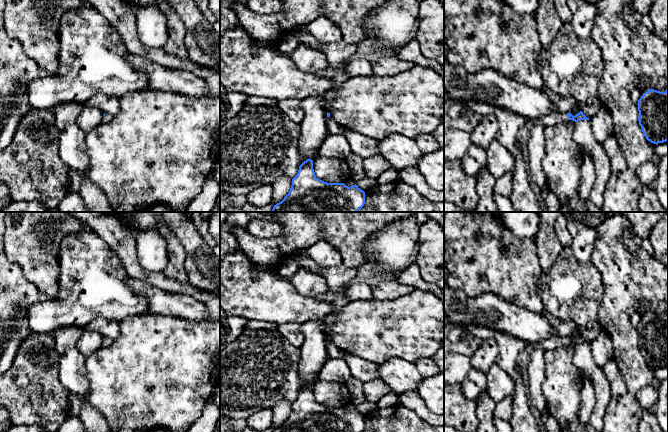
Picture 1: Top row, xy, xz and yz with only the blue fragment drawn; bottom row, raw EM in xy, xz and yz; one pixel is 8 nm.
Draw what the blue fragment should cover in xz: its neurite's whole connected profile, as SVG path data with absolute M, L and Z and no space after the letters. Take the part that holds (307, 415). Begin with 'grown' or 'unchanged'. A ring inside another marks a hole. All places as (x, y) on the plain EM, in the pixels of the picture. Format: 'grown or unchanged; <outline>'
unchanged; M307 383L292 403L289 417L273 432L362 432L365 428L365 416L356 408L351 411L344 407L327 407L318 403L313 393L313 385Z

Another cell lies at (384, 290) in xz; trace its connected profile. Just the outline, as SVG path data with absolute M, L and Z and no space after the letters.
M381 281L378 284L371 286L371 288L373 298L384 301L396 299L415 289L412 286L403 285L397 281Z

